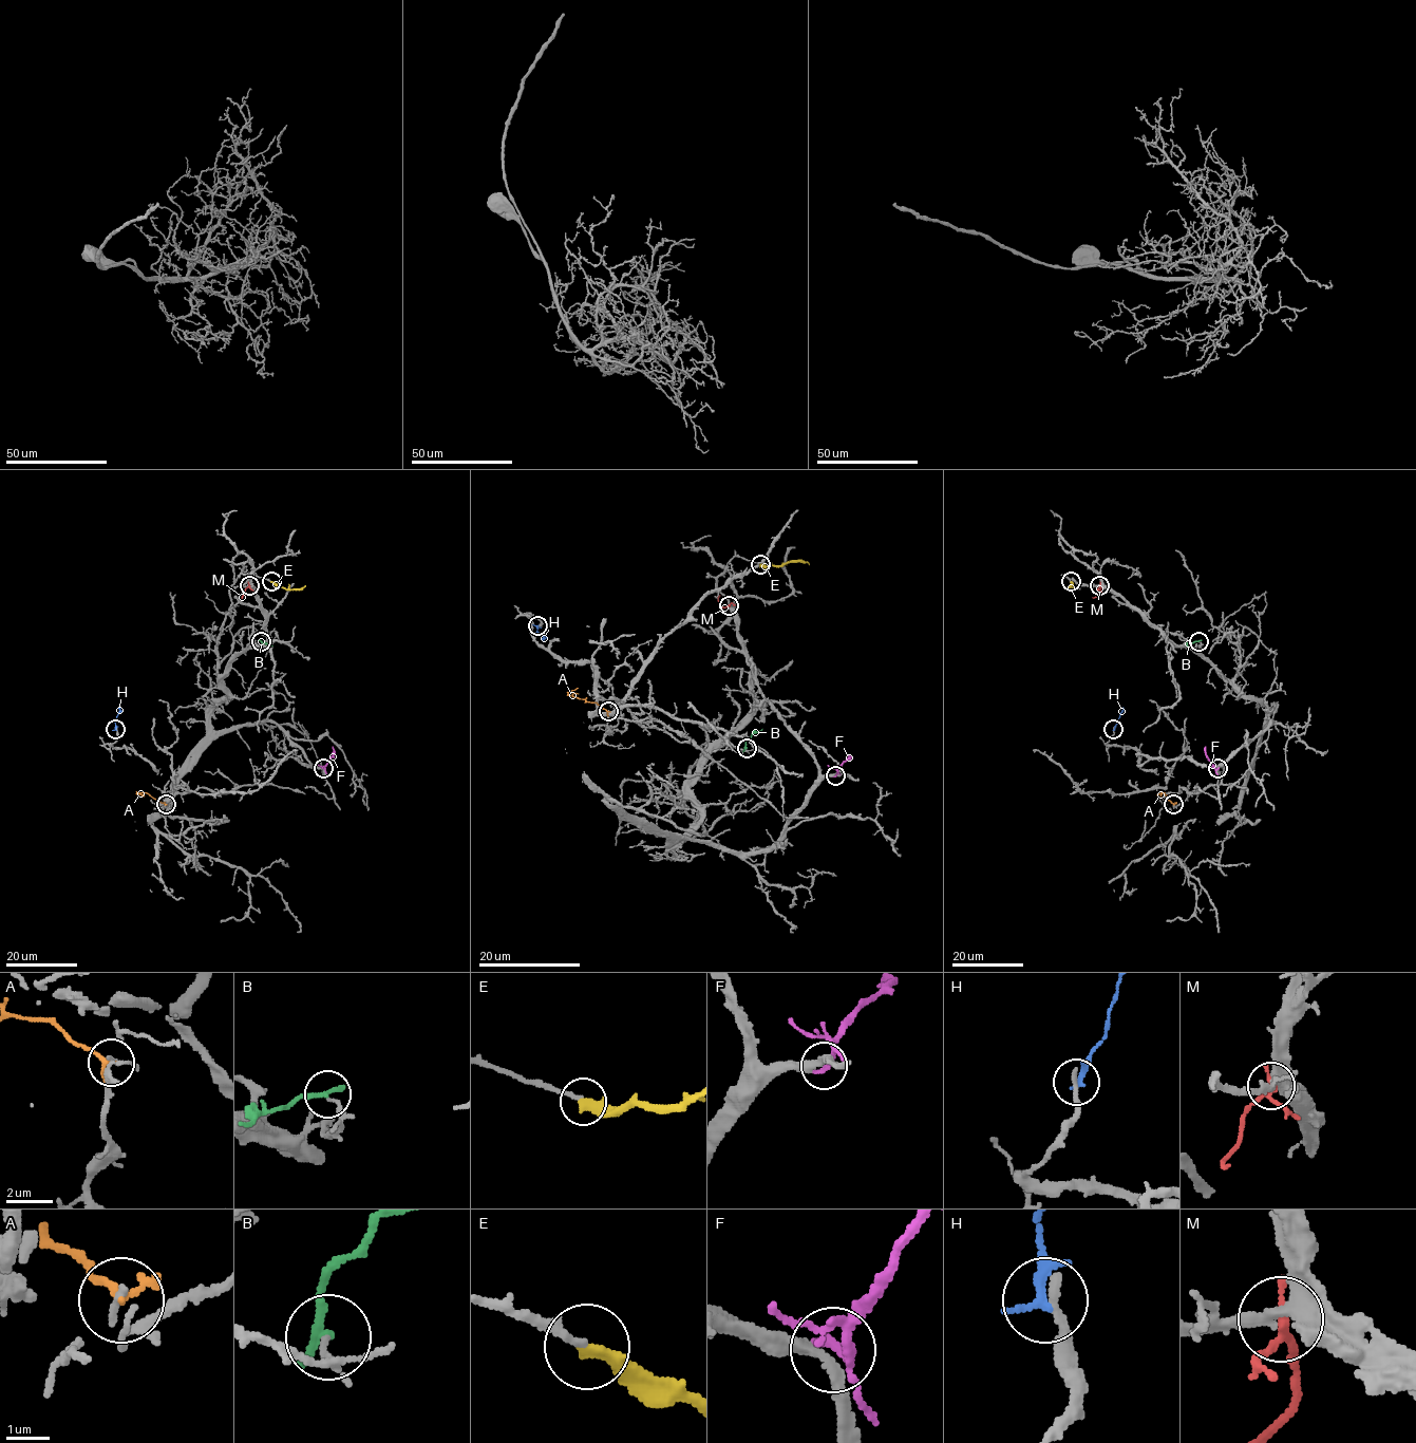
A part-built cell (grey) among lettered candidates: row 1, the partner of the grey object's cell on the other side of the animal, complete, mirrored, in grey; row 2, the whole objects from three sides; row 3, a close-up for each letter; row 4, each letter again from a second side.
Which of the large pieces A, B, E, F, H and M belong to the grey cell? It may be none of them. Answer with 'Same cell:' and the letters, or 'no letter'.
Same cell: E, F

